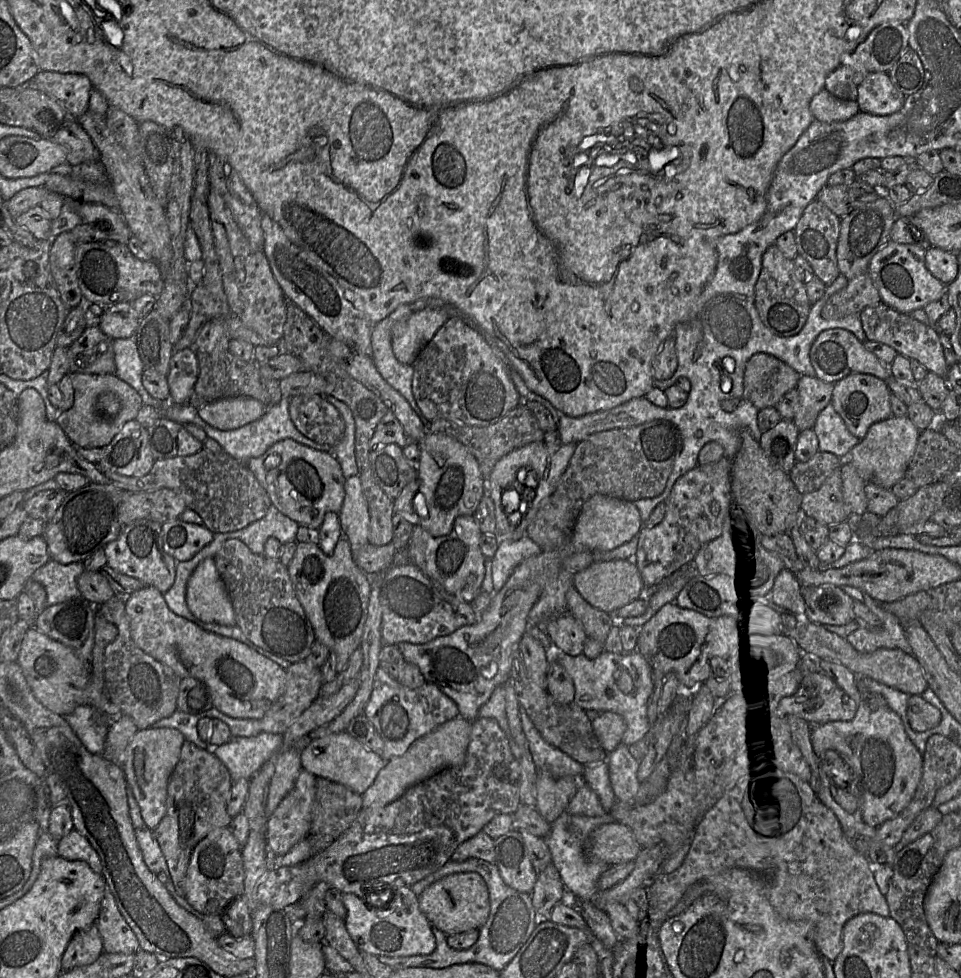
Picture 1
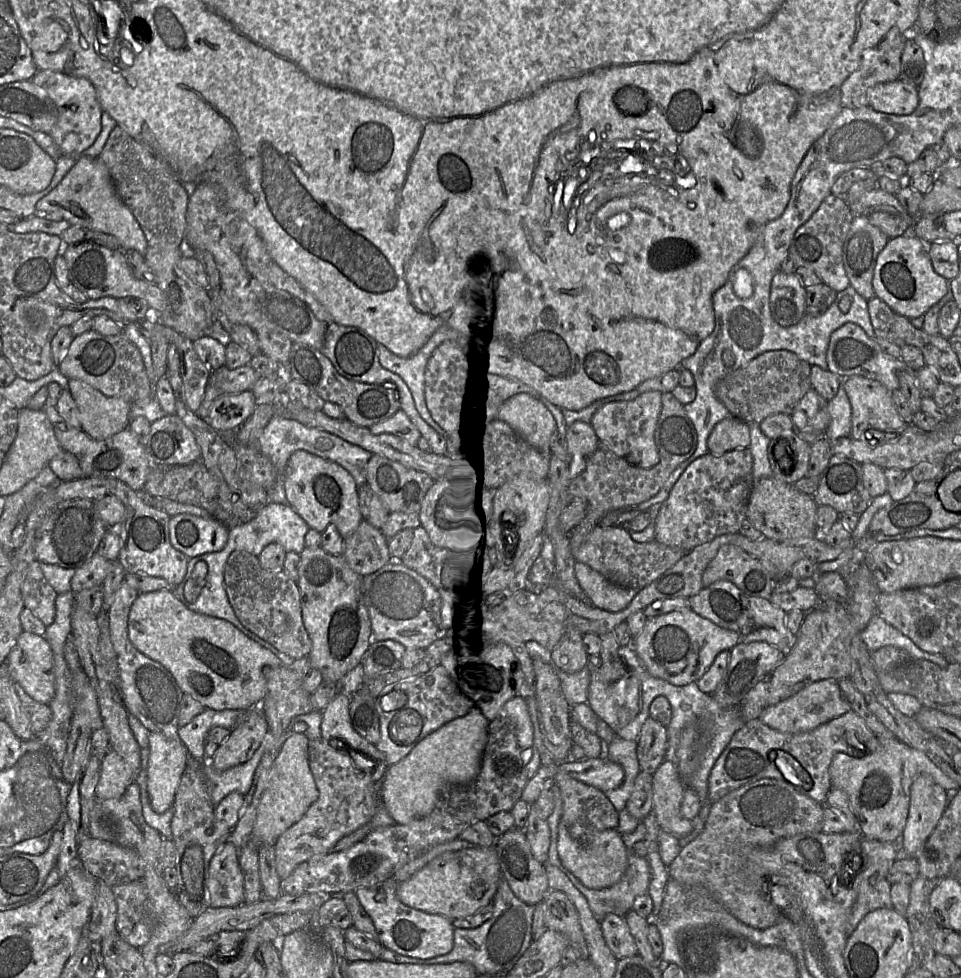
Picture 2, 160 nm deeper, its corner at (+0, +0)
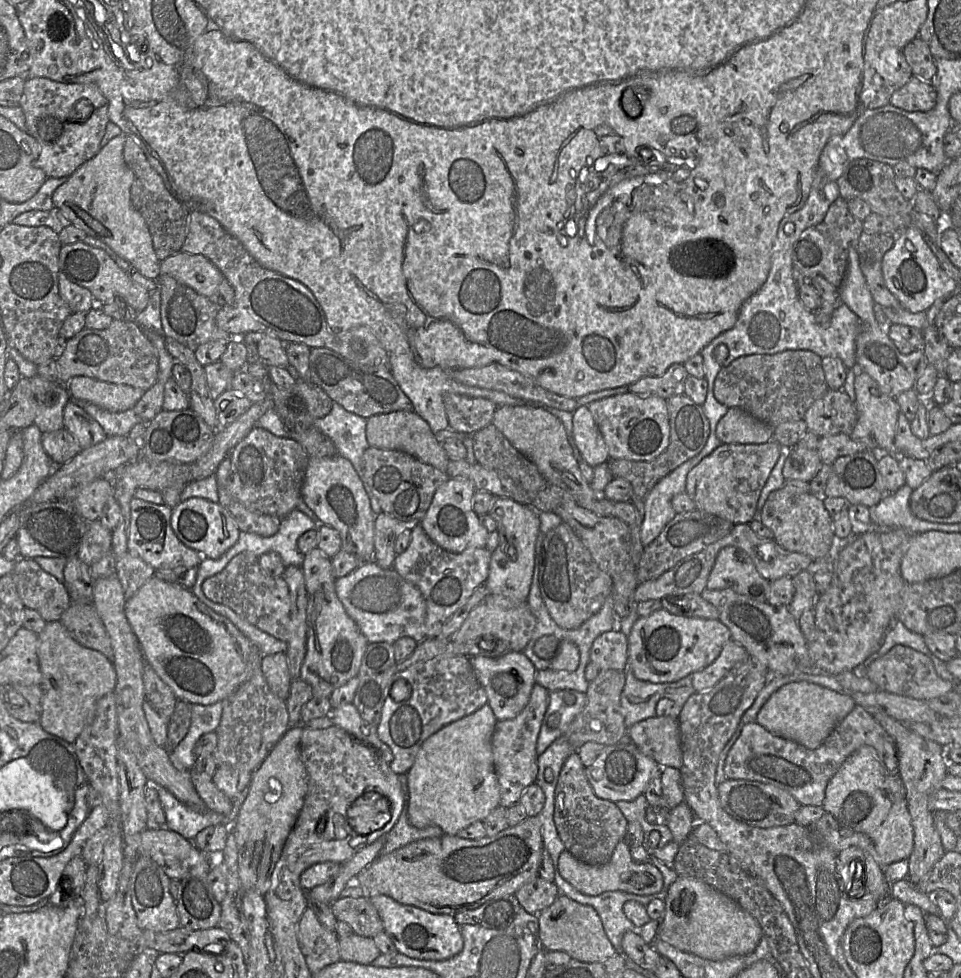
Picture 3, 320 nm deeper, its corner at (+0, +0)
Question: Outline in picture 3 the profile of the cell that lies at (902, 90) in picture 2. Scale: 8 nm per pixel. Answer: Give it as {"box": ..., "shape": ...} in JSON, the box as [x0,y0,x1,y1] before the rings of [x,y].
{"box":[890,75,936,112],"shape":[[[913,75],[907,84],[892,94],[890,105],[908,112],[928,112],[935,107],[936,101],[933,85]]]}

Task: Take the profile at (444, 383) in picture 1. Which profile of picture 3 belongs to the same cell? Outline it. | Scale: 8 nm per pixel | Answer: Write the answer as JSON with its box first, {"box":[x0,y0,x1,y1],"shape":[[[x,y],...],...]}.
{"box":[443,393,498,435],"shape":[[[455,393],[443,397],[448,425],[451,429],[472,435],[491,424],[498,406],[486,398],[472,398]]]}

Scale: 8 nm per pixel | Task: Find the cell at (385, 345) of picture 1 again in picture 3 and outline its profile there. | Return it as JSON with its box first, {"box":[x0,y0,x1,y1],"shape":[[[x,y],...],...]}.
{"box":[389,354,585,462],"shape":[[[393,354],[389,355],[389,363],[391,366],[391,374],[395,381],[398,383],[402,392],[408,397],[413,405],[413,412],[415,412],[420,418],[422,418],[427,424],[429,425],[433,434],[446,430],[448,428],[448,419],[445,412],[445,407],[443,403],[443,397],[445,394],[448,393],[455,393],[459,395],[464,395],[472,398],[486,398],[494,402],[498,407],[504,405],[531,405],[532,407],[543,408],[546,411],[549,411],[553,414],[556,418],[560,420],[563,425],[563,428],[567,434],[569,439],[569,443],[573,450],[574,458],[577,462],[585,462],[582,459],[580,452],[578,451],[576,444],[574,445],[574,438],[573,438],[573,413],[558,410],[556,408],[552,408],[546,406],[539,402],[531,402],[525,401],[522,399],[514,398],[504,392],[496,391],[496,390],[489,390],[474,386],[467,386],[464,385],[451,376],[452,370],[443,369],[441,367],[434,367],[431,369],[425,369],[418,366],[413,360],[406,356],[396,356]]]}

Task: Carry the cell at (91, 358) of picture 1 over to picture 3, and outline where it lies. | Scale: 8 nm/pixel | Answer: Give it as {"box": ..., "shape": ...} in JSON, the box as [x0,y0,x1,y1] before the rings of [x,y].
{"box":[56,320,158,392],"shape":[[[113,320],[110,326],[103,330],[84,328],[76,336],[67,340],[62,356],[56,361],[59,377],[63,383],[68,383],[74,376],[86,376],[104,382],[129,385],[146,392],[158,380],[158,352],[135,322]]]}

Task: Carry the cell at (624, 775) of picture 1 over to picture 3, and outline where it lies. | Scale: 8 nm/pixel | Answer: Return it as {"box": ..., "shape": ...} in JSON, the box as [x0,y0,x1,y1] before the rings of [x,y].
{"box":[536,690,587,755],"shape":[[[556,690],[550,692],[549,705],[544,715],[536,745],[537,755],[560,736],[564,735],[572,722],[587,704],[585,693],[575,690]]]}

